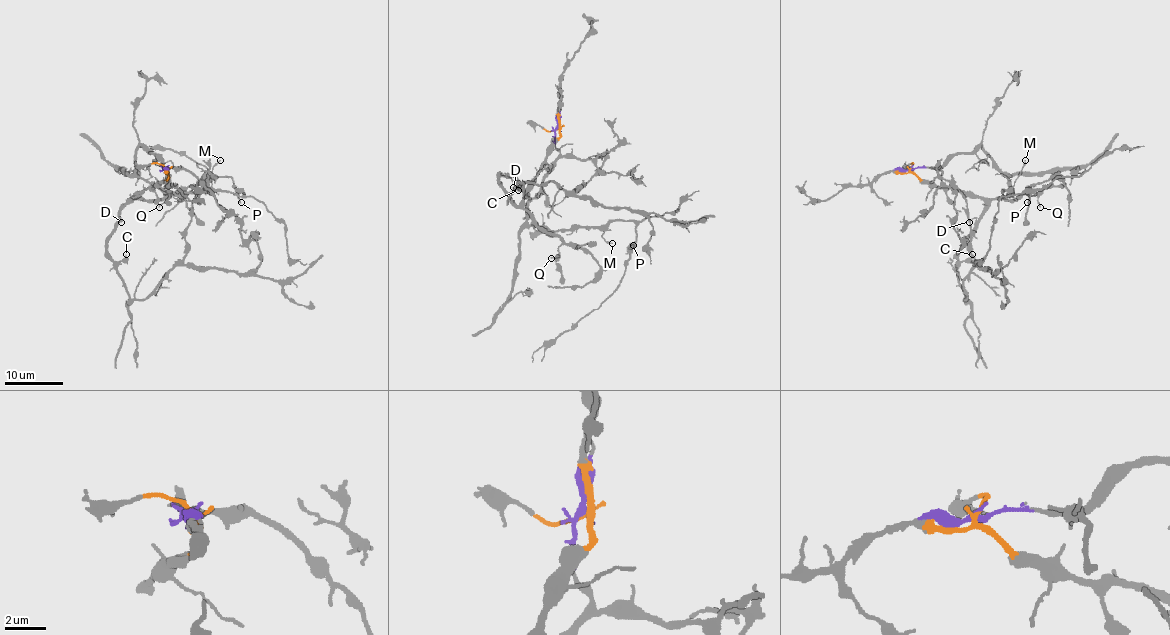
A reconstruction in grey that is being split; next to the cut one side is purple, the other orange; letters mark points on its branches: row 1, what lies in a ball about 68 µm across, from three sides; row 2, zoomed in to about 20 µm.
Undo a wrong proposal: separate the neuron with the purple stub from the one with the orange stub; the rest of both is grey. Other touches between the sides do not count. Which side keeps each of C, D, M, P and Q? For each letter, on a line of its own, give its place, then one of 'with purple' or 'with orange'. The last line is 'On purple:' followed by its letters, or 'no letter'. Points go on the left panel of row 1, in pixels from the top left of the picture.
C: place (126, 254); with orange
D: place (121, 222); with orange
M: place (220, 160); with purple
P: place (241, 202); with purple
Q: place (159, 207); with orange
On purple: M, P

